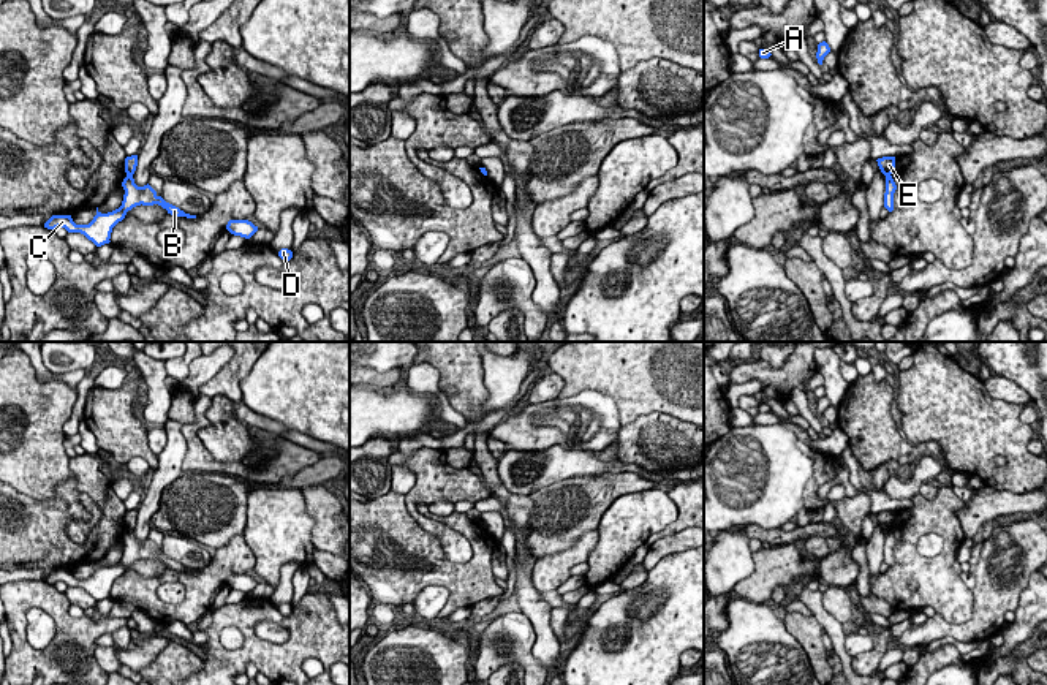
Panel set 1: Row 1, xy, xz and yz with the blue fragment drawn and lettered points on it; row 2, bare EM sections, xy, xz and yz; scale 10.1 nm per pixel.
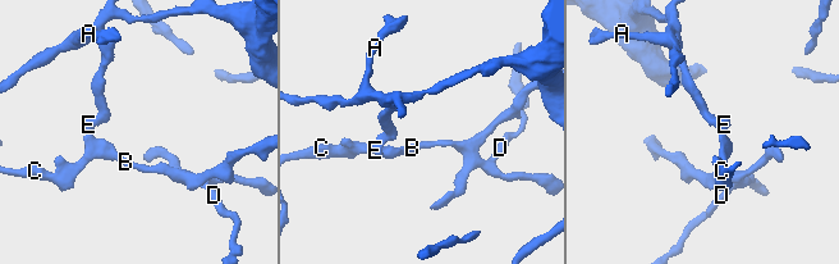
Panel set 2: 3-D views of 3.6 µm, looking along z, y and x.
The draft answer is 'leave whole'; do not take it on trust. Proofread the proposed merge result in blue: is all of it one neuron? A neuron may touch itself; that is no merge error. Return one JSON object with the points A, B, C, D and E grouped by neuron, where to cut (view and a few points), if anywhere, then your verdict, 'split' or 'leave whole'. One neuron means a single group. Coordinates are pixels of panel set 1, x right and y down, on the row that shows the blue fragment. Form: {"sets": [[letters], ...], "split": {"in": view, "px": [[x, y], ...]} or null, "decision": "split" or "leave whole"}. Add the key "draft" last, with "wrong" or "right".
{"sets": [["A", "E"], ["B", "C", "D"]], "split": {"in": "xy", "px": [[127, 174], [132, 176]]}, "decision": "split", "draft": "wrong"}

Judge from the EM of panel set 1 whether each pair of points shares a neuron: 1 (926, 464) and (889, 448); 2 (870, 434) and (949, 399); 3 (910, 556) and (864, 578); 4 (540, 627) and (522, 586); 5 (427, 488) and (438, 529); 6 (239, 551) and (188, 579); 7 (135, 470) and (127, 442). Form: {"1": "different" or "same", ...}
{"1": "different", "2": "different", "3": "different", "4": "same", "5": "same", "6": "same", "7": "different"}

